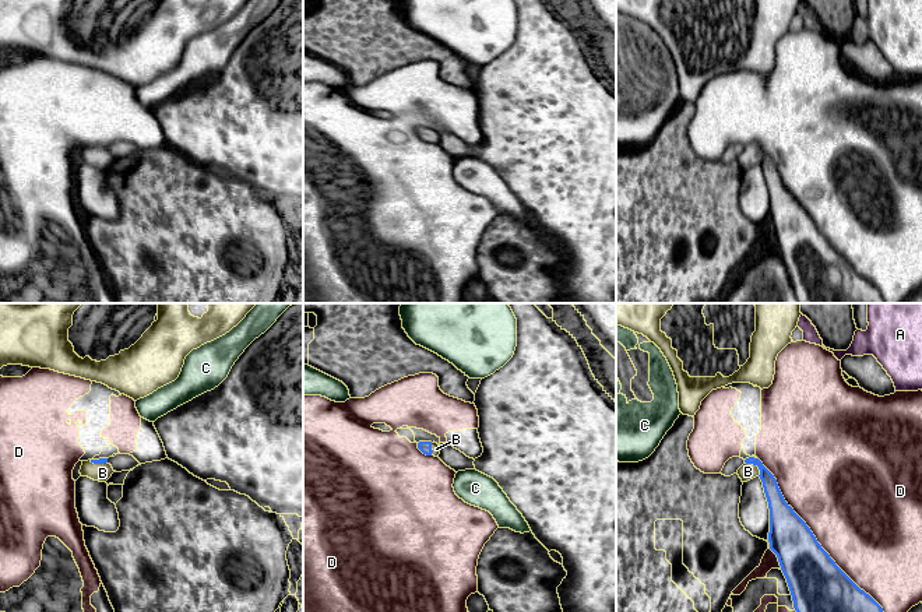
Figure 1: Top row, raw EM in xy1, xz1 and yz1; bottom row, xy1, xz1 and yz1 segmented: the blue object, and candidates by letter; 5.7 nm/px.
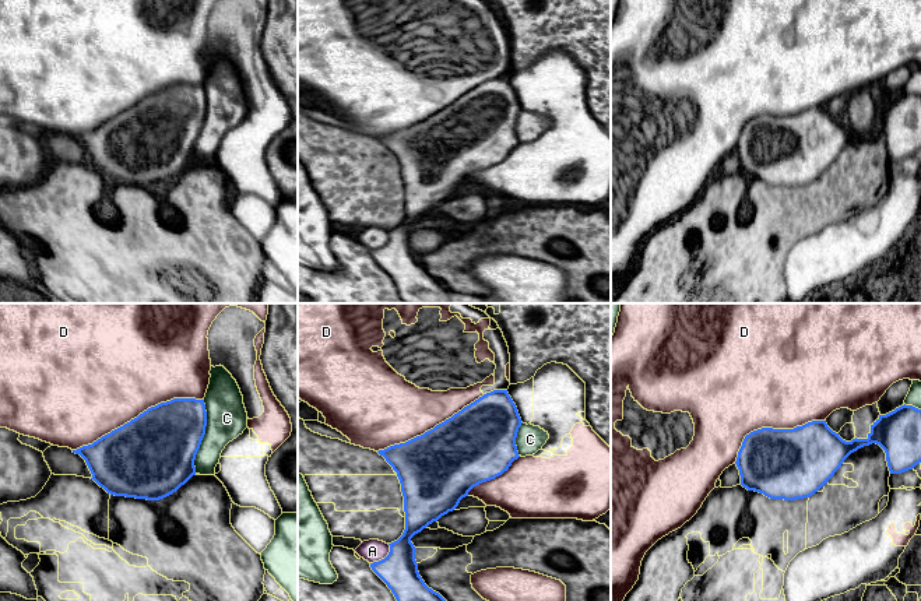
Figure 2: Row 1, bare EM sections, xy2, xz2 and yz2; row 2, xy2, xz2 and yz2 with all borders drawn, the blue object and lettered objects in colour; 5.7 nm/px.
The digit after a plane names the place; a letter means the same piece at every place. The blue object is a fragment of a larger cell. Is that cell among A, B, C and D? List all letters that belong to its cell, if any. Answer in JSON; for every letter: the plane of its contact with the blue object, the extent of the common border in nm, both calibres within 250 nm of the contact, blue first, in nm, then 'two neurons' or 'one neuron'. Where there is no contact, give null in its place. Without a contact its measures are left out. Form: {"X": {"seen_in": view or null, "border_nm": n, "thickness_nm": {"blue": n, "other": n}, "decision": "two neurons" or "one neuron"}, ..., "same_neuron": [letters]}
{"A": {"seen_in": "xz2", "border_nm": 160, "thickness_nm": {"blue": 220, "other": 130}, "decision": "two neurons"}, "B": {"seen_in": "yz1", "border_nm": 120, "thickness_nm": {"blue": 100, "other": 100}, "decision": "one neuron"}, "C": {"seen_in": "xy2", "border_nm": 420, "thickness_nm": {"blue": 420, "other": 240}, "decision": "two neurons"}, "D": {"seen_in": "yz1", "border_nm": 1150, "thickness_nm": {"blue": 300, "other": 500}, "decision": "two neurons"}, "same_neuron": ["B"]}

